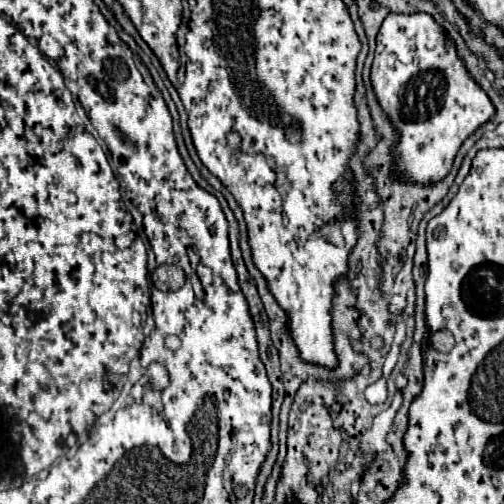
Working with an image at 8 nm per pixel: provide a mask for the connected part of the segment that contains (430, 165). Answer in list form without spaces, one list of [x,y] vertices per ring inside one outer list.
[[[413,12],[413,14],[389,14],[381,28],[379,28],[379,34],[377,34],[377,50],[375,50],[375,58],[373,58],[373,66],[371,66],[371,84],[373,84],[373,92],[383,108],[383,112],[387,114],[387,118],[391,120],[393,128],[399,132],[399,142],[393,146],[393,156],[391,156],[391,168],[389,168],[389,178],[395,182],[395,180],[405,180],[409,184],[435,184],[435,182],[441,182],[451,166],[453,166],[453,160],[455,160],[455,154],[459,152],[461,144],[465,142],[465,138],[469,138],[481,124],[485,124],[493,114],[495,114],[495,108],[489,100],[489,96],[481,90],[481,86],[477,82],[473,82],[473,78],[469,76],[467,68],[463,66],[463,62],[459,60],[457,56],[457,50],[455,50],[455,44],[453,40],[449,40],[443,32],[441,32],[441,26],[429,16],[429,14],[423,14],[423,12]]]

